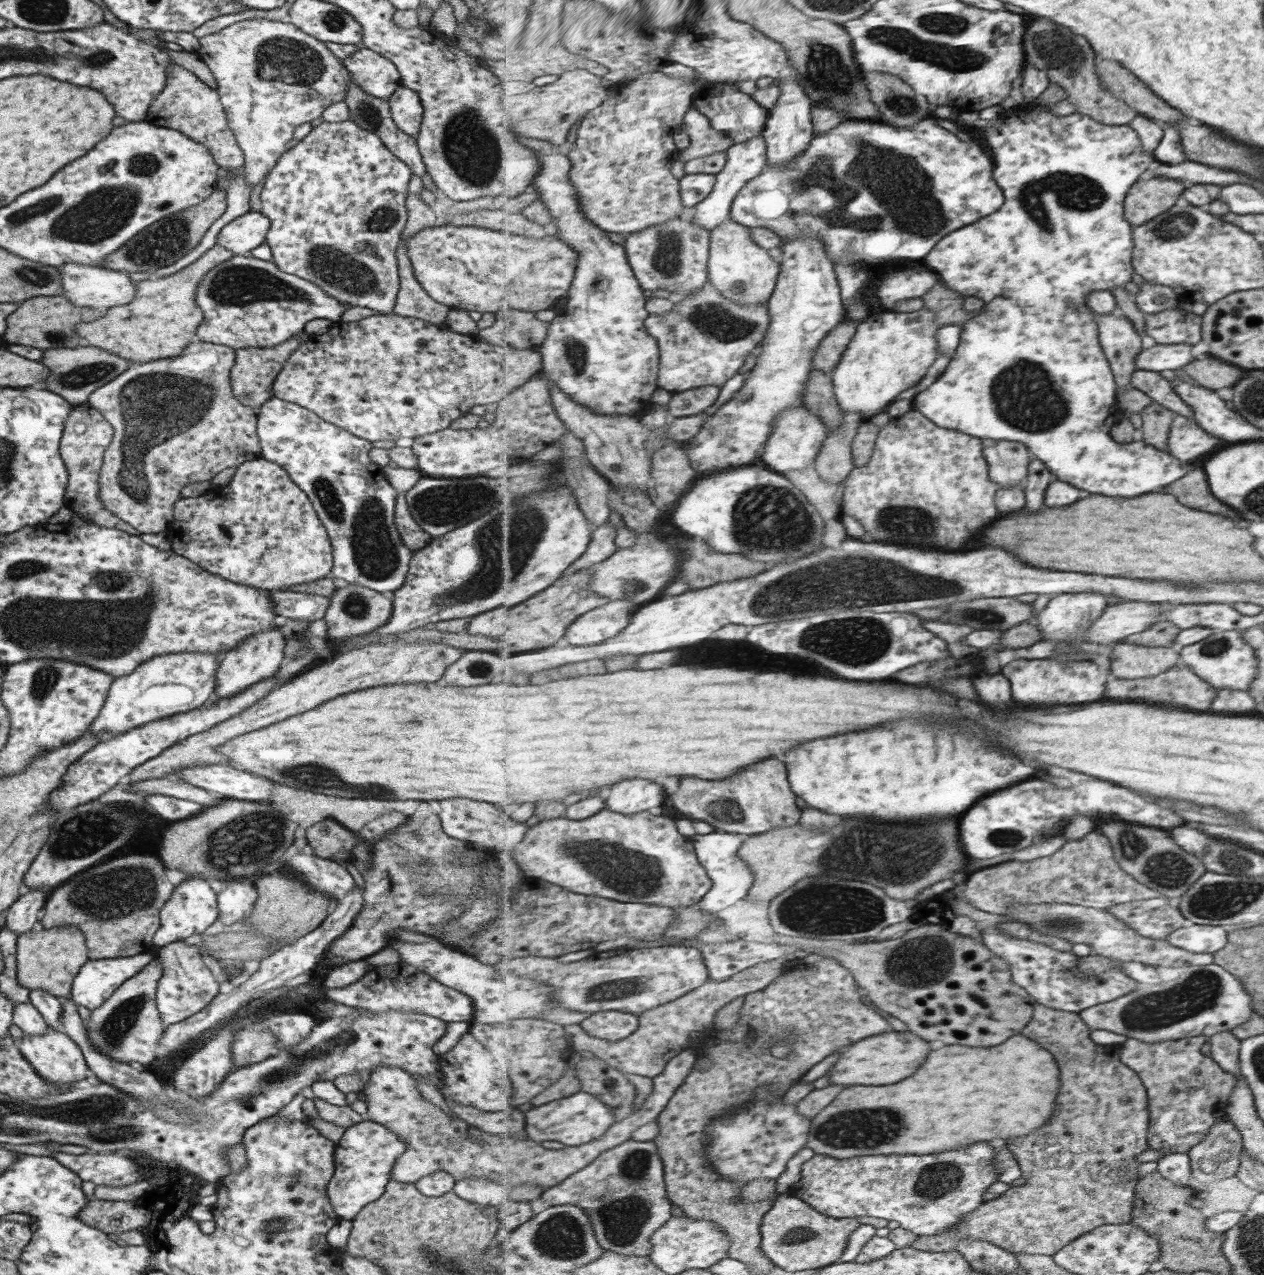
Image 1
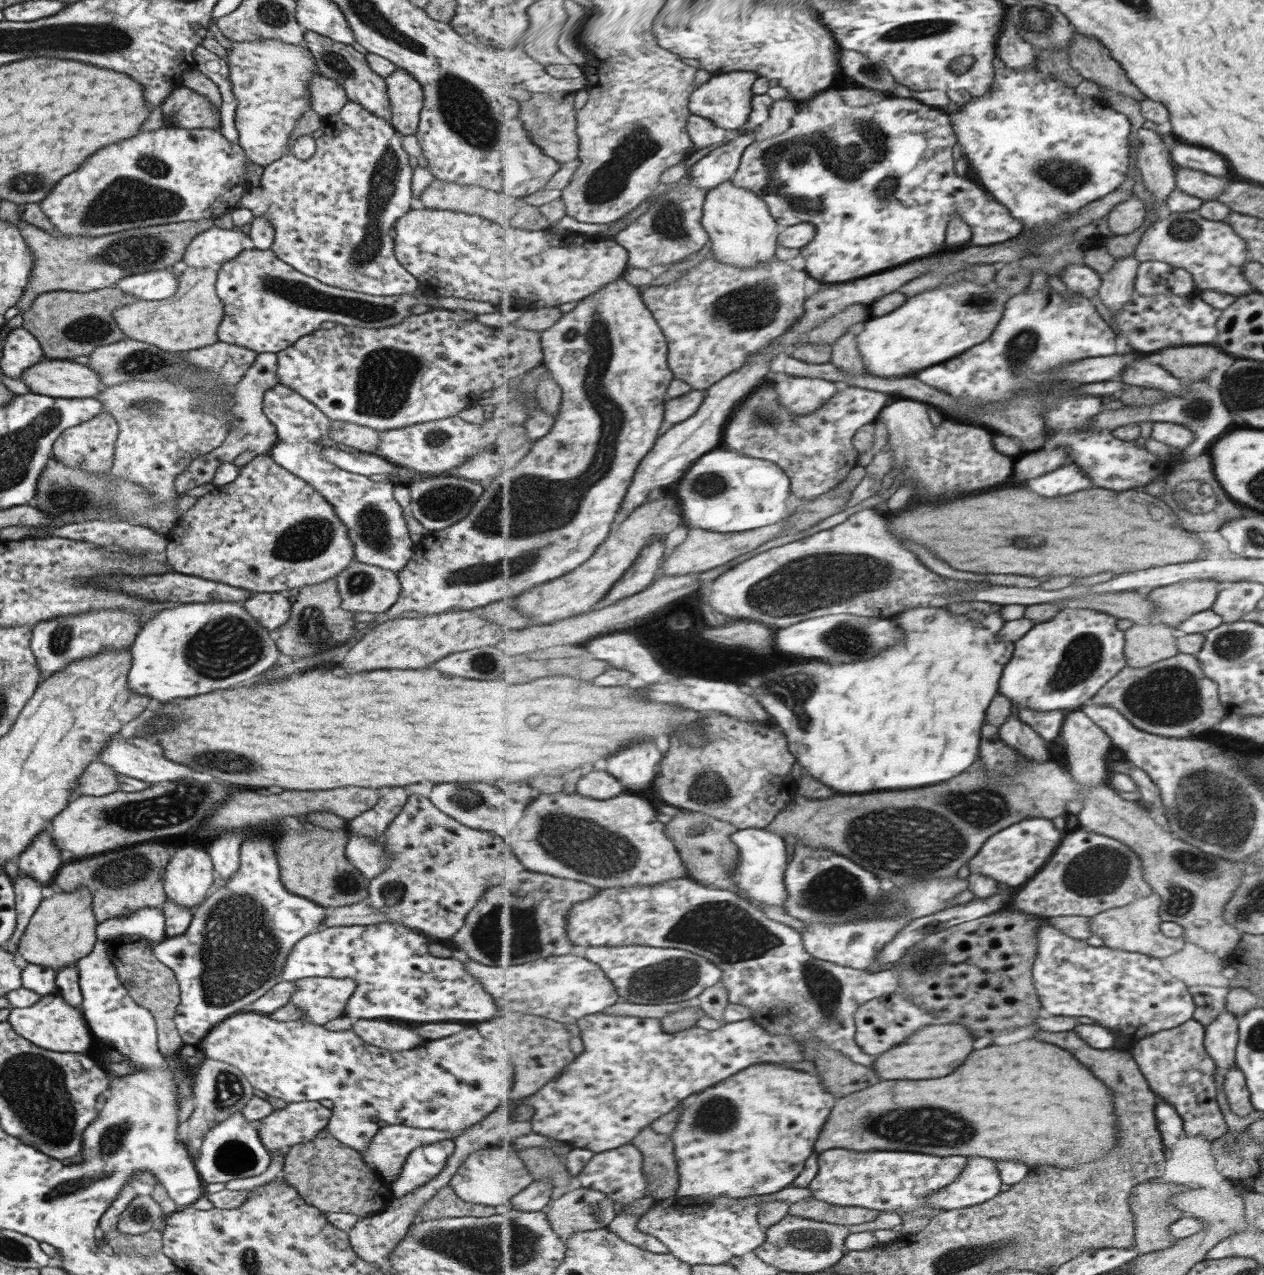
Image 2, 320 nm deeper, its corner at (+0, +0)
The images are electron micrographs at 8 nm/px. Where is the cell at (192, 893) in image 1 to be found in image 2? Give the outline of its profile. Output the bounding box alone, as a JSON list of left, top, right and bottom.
[162,846,213,909]

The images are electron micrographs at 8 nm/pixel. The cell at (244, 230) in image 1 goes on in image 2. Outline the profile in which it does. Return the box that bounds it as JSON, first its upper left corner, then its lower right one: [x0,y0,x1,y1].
[182,226,247,268]

